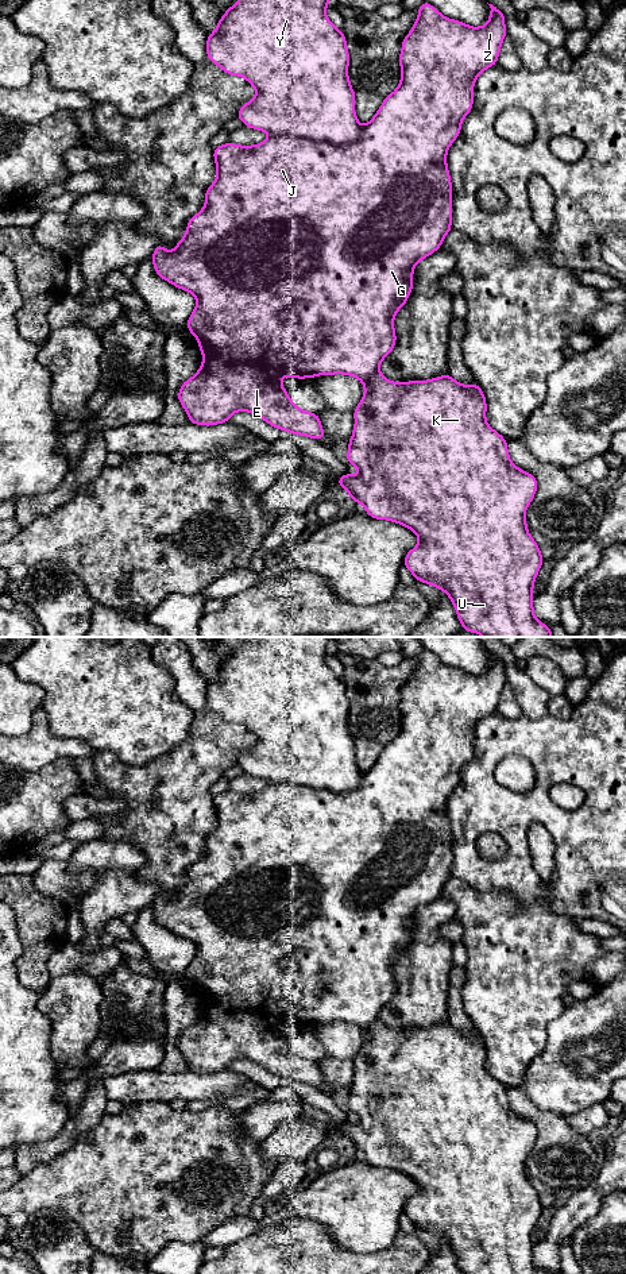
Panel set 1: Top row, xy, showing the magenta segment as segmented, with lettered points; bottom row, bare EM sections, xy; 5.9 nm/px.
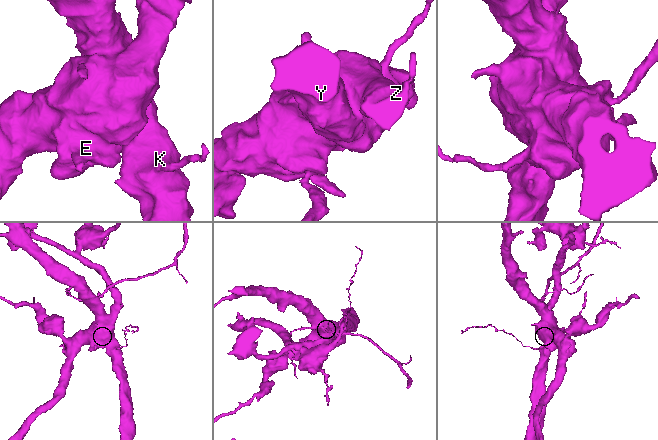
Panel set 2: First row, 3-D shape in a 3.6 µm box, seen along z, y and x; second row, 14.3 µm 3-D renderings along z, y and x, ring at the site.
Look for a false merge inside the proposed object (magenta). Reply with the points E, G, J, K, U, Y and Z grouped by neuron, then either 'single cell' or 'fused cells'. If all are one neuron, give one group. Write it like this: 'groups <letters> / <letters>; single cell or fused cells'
groups E G J Z / K U Y; fused cells

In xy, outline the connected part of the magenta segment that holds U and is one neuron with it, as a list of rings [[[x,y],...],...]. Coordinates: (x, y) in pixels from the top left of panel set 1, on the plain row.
[[[379,1011],[370,1023],[358,1026],[364,1032],[364,1043],[353,1058],[355,1074],[348,1092],[347,1111],[358,1115],[358,1123],[344,1121],[337,1131],[347,1138],[355,1151],[362,1151],[366,1161],[376,1167],[387,1167],[411,1177],[418,1185],[418,1193],[406,1201],[403,1213],[413,1221],[417,1229],[424,1229],[440,1239],[445,1239],[455,1254],[457,1266],[463,1274],[546,1274],[534,1265],[533,1232],[544,1211],[540,1194],[529,1182],[525,1159],[537,1139],[537,1127],[513,1112],[509,1105],[507,1090],[486,1069],[486,1045],[480,1034],[461,1032],[449,1020],[429,1028],[391,1030],[379,1018]]]

